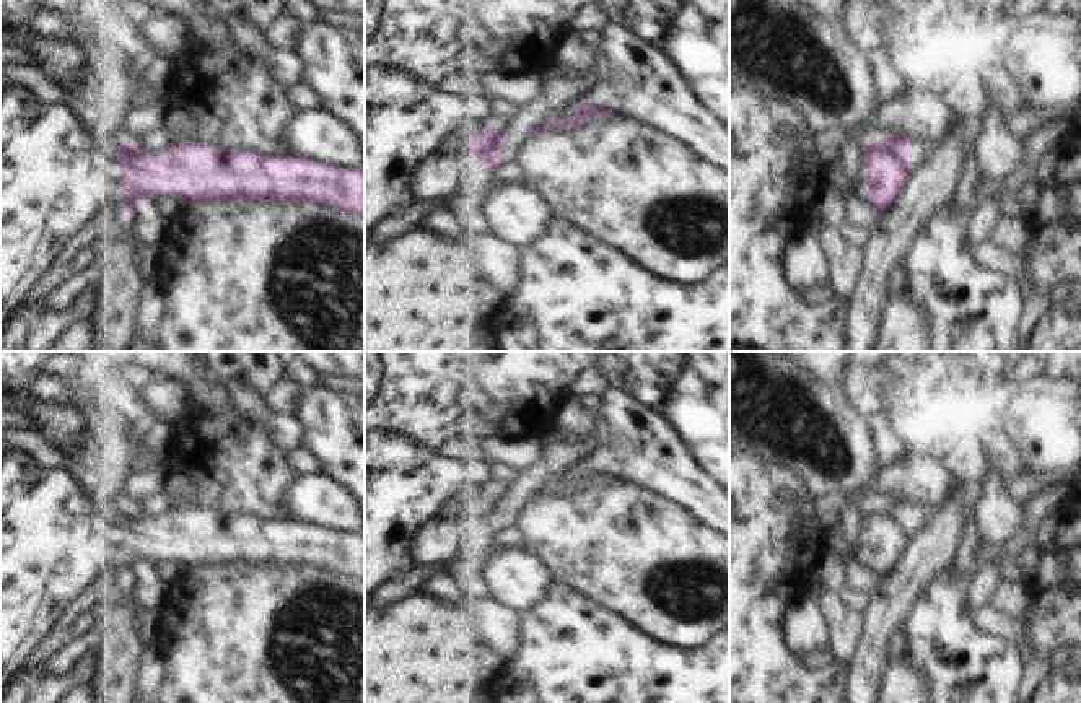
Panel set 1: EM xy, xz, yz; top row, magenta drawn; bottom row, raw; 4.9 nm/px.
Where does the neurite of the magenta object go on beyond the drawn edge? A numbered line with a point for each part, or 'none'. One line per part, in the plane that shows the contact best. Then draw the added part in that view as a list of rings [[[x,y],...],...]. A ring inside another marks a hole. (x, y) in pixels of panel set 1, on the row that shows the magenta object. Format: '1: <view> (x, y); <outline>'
1: xy (57, 183); [[[0,80],[0,325],[65,247],[80,249],[101,221],[125,213],[116,159],[120,145],[117,135],[86,132],[68,106],[46,106],[24,86]]]

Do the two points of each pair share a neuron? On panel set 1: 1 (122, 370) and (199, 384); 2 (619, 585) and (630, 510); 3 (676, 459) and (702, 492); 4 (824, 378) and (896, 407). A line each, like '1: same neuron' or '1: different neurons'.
1: same neuron
2: same neuron
3: same neuron
4: different neurons

